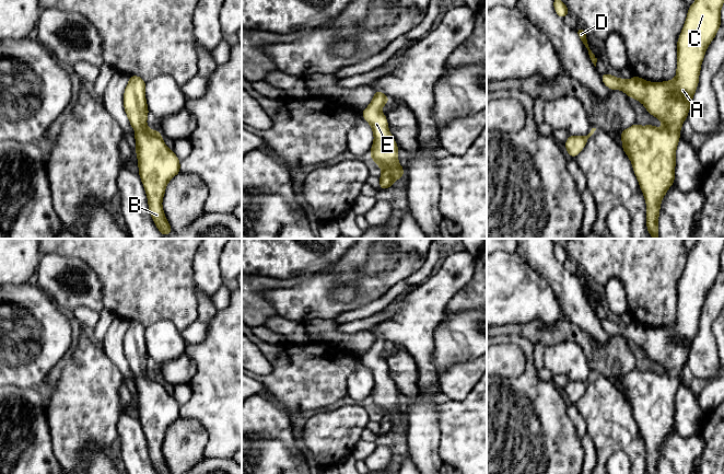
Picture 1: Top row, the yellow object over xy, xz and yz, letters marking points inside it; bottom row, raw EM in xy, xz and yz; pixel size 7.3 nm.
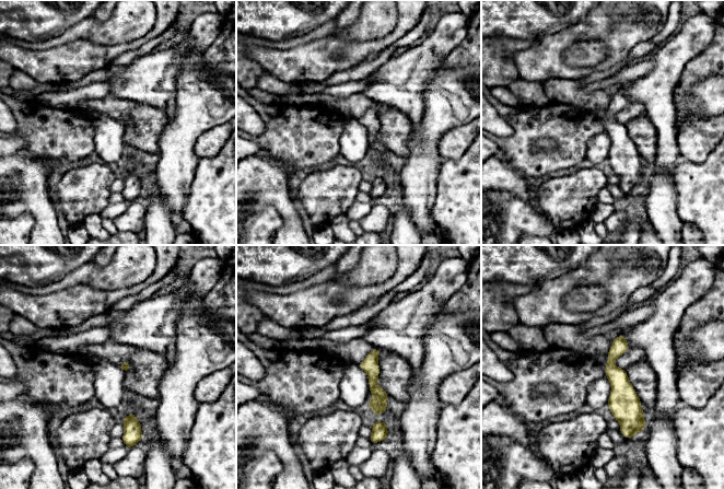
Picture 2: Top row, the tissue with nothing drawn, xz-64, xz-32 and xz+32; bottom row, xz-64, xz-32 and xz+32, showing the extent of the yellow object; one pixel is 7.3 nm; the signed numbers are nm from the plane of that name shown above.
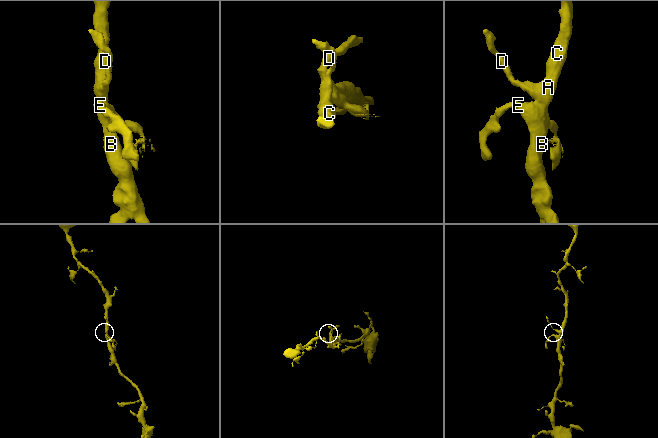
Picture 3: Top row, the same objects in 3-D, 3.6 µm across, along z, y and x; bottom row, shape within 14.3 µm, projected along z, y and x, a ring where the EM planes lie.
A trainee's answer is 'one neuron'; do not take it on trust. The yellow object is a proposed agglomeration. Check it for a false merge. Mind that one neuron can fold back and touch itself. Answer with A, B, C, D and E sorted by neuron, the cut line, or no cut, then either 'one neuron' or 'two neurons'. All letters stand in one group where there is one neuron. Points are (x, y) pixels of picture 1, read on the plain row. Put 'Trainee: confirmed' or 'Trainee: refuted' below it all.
A B C D E; no cut; one neuron
Trainee: confirmed

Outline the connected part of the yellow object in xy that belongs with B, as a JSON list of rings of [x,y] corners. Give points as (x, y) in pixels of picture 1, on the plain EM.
[[[130,321],[124,337],[124,354],[136,380],[139,421],[157,474],[172,474],[165,463],[162,446],[168,427],[180,417],[180,405],[168,394],[159,375],[149,374],[145,326]]]

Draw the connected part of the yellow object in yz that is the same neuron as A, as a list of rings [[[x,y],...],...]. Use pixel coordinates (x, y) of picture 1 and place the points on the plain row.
[[[698,239],[697,245],[689,252],[686,267],[677,287],[676,323],[664,327],[650,327],[634,321],[630,325],[600,319],[604,330],[610,335],[621,335],[628,343],[641,347],[646,356],[661,366],[663,373],[653,370],[633,369],[620,378],[622,394],[630,404],[634,419],[646,448],[646,473],[658,474],[659,451],[668,433],[675,427],[676,394],[680,384],[680,374],[687,365],[692,342],[699,330],[699,320],[705,296],[721,271],[721,253],[724,239]]]

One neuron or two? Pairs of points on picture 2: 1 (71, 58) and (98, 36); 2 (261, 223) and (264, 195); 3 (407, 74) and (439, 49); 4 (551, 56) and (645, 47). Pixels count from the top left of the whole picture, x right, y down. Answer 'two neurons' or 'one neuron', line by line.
1: two neurons
2: two neurons
3: one neuron
4: two neurons

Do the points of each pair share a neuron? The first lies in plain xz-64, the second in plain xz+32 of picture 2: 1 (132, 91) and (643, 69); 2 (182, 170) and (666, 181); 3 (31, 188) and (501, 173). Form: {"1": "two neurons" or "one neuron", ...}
{"1": "two neurons", "2": "one neuron", "3": "one neuron"}

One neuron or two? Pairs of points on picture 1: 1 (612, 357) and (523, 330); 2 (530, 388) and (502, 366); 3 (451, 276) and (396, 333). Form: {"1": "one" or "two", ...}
{"1": "one", "2": "two", "3": "one"}

